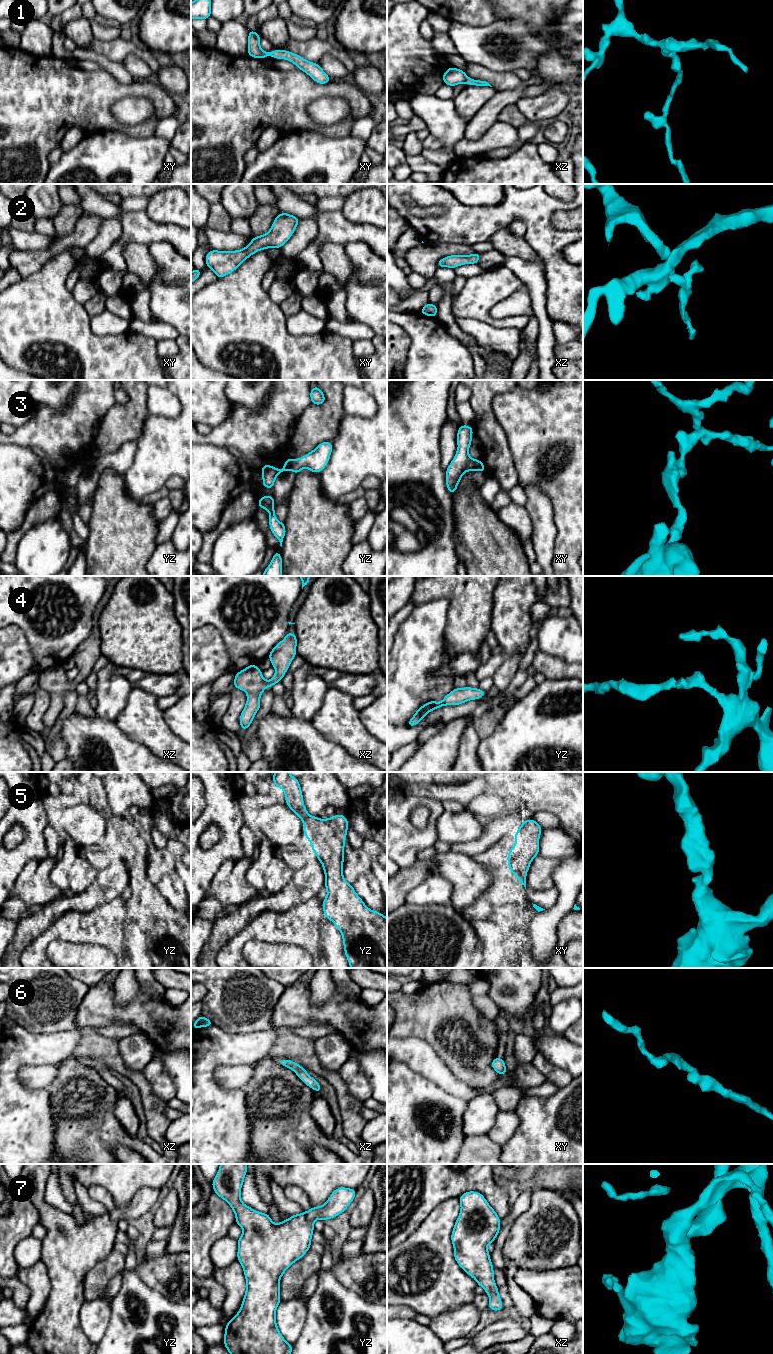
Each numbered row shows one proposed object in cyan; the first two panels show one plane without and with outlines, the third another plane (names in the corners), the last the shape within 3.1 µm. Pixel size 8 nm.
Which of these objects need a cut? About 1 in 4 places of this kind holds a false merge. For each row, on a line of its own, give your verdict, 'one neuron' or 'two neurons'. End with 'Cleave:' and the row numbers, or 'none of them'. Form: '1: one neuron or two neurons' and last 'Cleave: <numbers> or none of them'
1: one neuron
2: one neuron
3: two neurons
4: one neuron
5: one neuron
6: one neuron
7: one neuron
Cleave: 3

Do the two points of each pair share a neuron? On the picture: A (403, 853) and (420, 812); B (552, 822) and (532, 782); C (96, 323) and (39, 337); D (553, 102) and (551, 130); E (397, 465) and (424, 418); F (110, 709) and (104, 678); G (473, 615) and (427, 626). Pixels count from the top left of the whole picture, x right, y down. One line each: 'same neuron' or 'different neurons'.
A: different neurons
B: different neurons
C: different neurons
D: different neurons
E: same neuron
F: same neuron
G: different neurons

